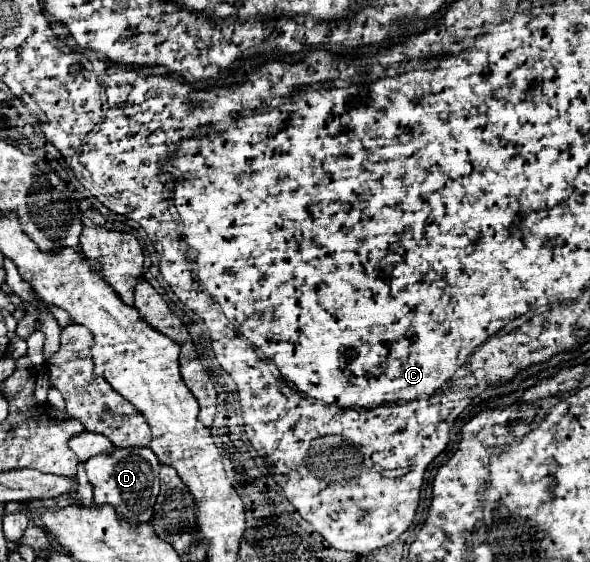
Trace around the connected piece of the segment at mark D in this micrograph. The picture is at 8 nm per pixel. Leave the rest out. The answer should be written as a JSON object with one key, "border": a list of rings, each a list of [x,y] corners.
{"border":[[[117,448],[111,454],[97,454],[85,462],[87,478],[93,486],[95,504],[111,504],[117,514],[131,524],[149,522],[153,506],[159,494],[159,468],[161,462],[155,458],[151,448]]]}

